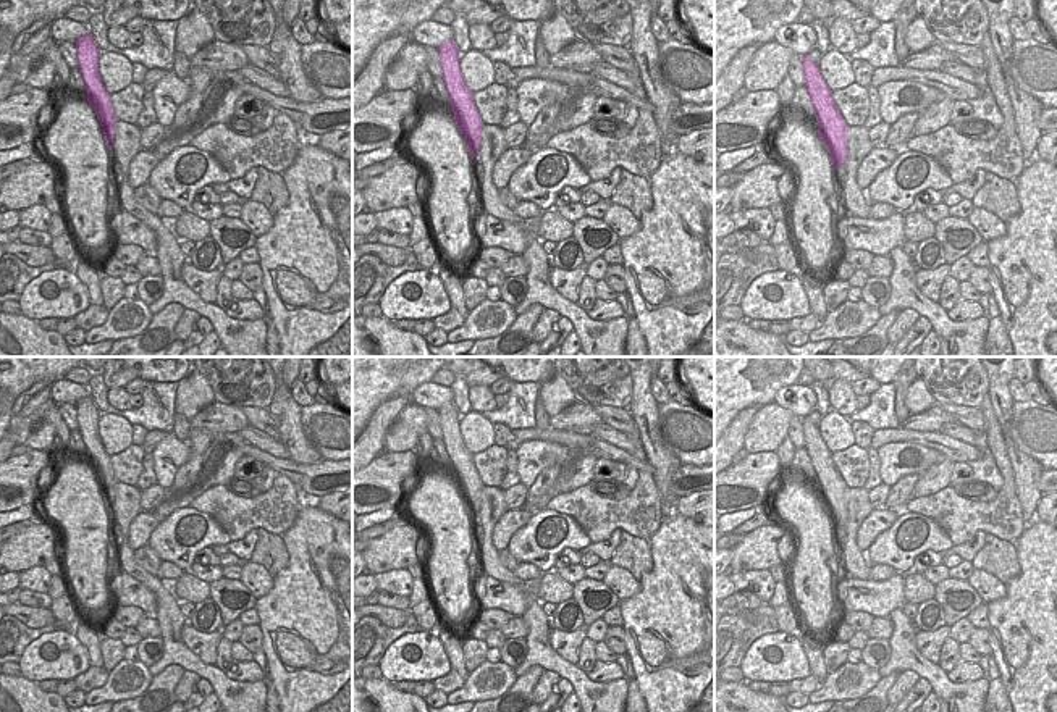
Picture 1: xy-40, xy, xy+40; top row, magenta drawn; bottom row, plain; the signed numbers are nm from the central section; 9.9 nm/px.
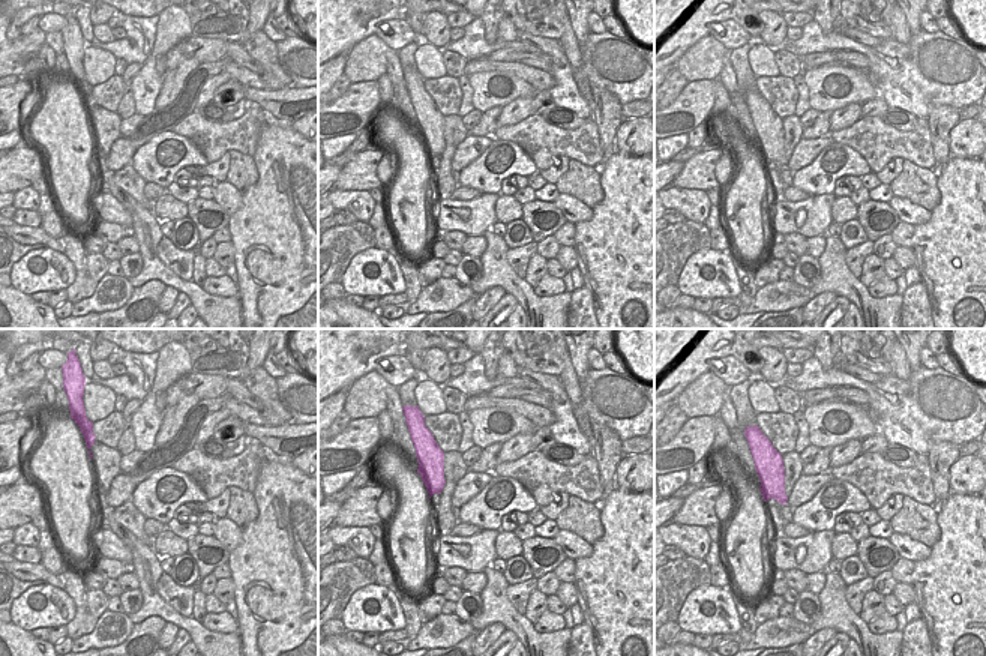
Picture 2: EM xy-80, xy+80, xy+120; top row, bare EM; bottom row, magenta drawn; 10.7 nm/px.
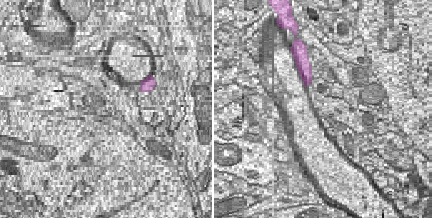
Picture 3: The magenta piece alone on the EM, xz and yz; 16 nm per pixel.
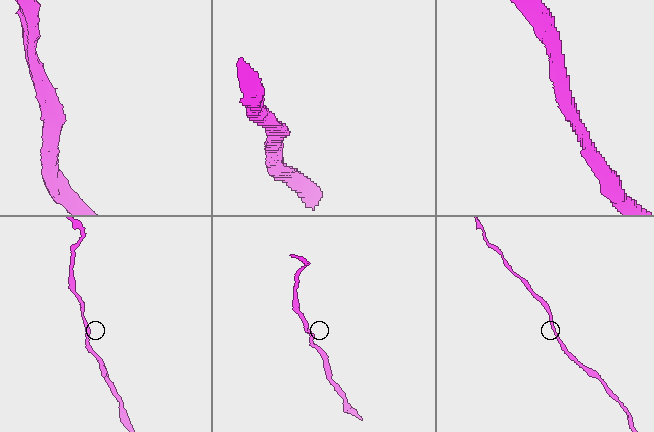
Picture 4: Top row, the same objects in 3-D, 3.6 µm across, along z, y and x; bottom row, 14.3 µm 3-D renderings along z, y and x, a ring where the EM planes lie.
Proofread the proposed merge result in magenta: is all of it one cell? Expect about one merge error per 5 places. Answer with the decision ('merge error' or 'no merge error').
no merge error

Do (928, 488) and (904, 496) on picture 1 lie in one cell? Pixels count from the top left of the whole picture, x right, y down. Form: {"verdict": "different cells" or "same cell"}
{"verdict": "different cells"}

